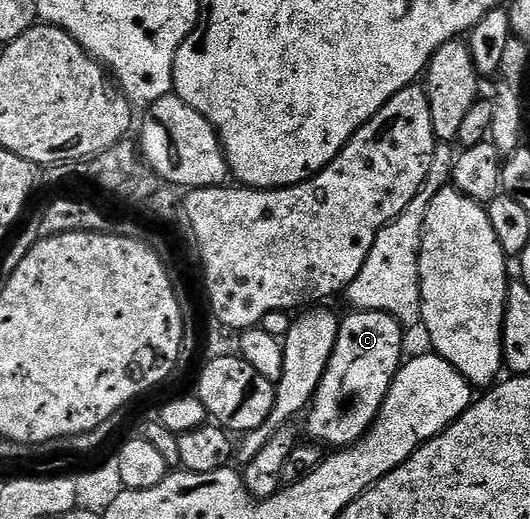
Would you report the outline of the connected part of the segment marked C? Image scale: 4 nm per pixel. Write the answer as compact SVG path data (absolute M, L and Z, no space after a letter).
M351 309L349 313L341 319L335 350L305 415L306 430L314 437L311 439L326 448L352 446L367 434L404 361L404 328L396 319L375 310Z

